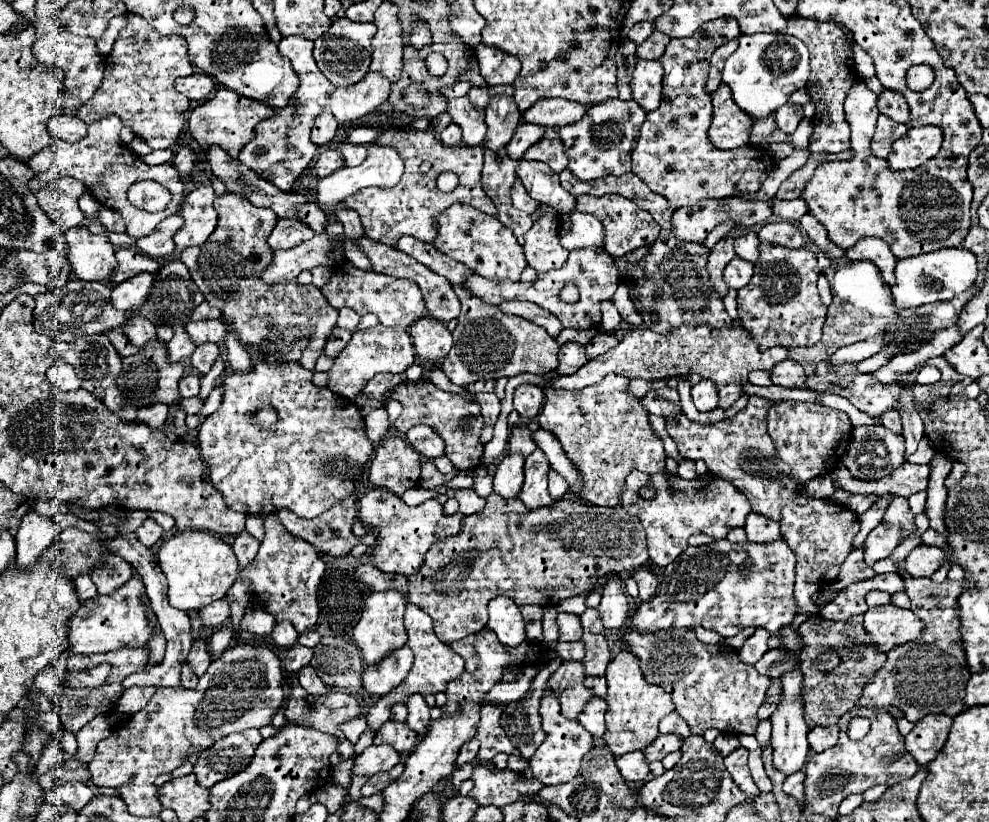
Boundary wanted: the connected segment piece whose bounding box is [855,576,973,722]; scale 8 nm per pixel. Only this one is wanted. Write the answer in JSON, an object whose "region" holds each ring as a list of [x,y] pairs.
{"region":[[[905,578],[905,592],[911,598],[911,610],[923,622],[923,634],[917,642],[907,642],[905,646],[895,646],[885,664],[877,670],[873,680],[865,686],[861,698],[855,706],[865,708],[885,708],[895,706],[903,712],[909,722],[919,722],[927,714],[957,716],[965,710],[963,688],[971,678],[971,670],[965,662],[965,650],[961,642],[961,620],[957,614],[957,598],[961,592],[971,590],[973,582],[965,580],[945,580],[935,584],[931,578]]]}

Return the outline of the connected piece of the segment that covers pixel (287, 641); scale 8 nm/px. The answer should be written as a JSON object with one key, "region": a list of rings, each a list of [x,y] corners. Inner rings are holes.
{"region":[[[281,622],[273,628],[273,640],[281,646],[281,648],[293,648],[297,644],[297,632],[293,630],[293,626],[289,622]]]}

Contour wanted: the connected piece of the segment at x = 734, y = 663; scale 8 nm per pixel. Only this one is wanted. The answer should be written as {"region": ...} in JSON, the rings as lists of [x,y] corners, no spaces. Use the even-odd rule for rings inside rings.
{"region":[[[689,628],[683,630],[659,630],[655,634],[639,634],[633,630],[625,630],[623,644],[629,646],[629,650],[641,658],[641,670],[649,684],[657,684],[663,690],[667,690],[673,696],[677,714],[691,726],[693,734],[703,734],[707,728],[717,728],[727,734],[755,734],[757,730],[757,710],[765,700],[765,692],[771,686],[769,678],[763,674],[757,674],[755,666],[749,666],[741,662],[739,652],[731,646],[717,644],[707,646],[695,638],[695,632]]]}

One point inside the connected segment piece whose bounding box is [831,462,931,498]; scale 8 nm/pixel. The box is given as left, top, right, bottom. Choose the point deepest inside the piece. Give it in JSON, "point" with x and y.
{"point":[908,479]}

